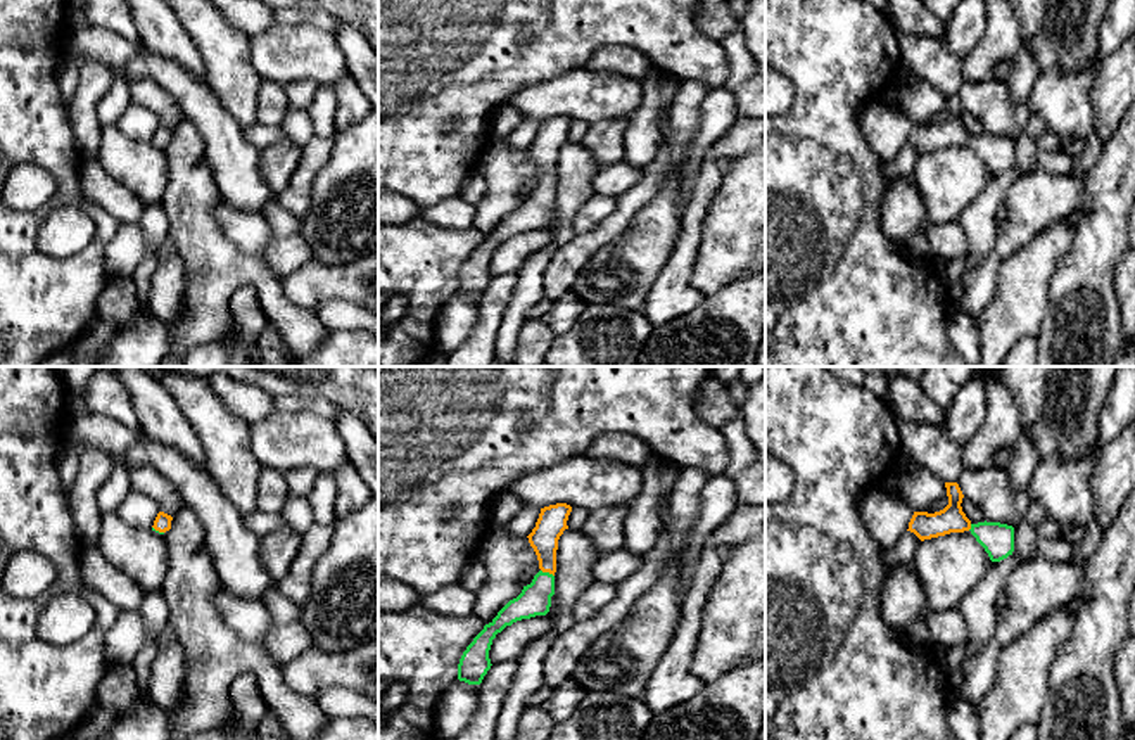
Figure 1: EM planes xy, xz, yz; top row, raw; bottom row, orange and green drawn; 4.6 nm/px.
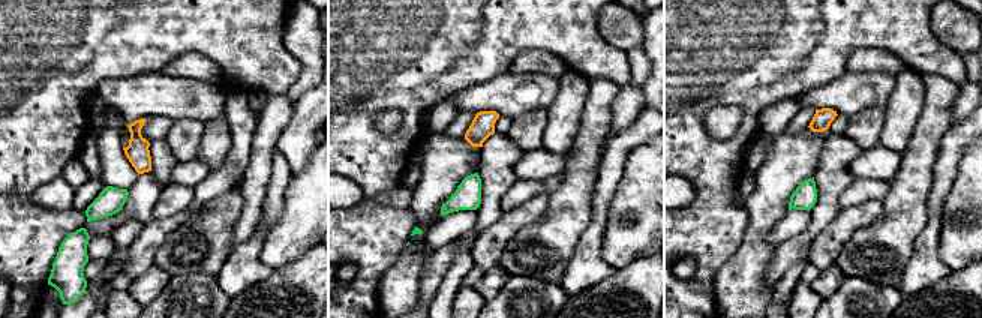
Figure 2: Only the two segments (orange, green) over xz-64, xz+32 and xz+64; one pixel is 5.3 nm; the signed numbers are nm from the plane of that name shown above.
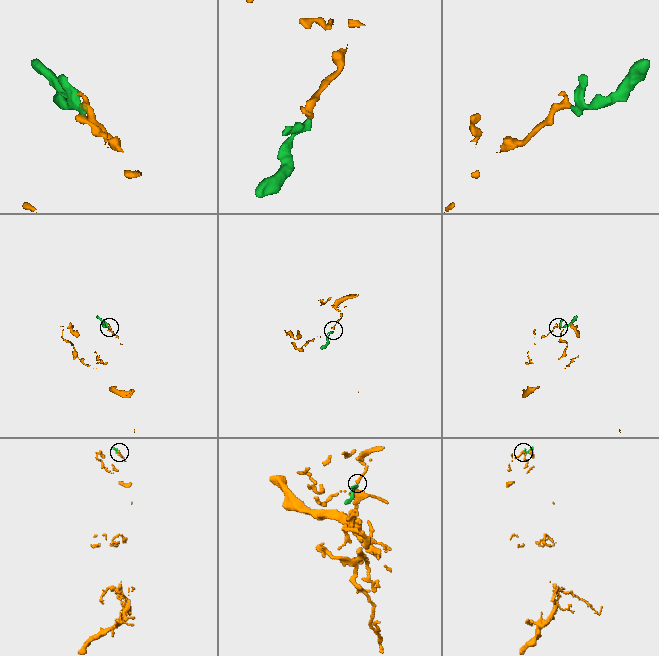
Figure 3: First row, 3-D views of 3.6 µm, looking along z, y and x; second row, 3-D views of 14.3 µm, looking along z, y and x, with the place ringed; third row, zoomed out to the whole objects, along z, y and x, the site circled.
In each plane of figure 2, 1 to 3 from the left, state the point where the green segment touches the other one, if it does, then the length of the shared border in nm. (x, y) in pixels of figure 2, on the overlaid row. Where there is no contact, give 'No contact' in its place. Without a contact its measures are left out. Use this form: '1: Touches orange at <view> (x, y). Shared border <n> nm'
1: No contact
2: No contact
3: No contact

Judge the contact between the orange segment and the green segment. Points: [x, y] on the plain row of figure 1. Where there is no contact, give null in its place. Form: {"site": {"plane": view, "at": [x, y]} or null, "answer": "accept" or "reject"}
{"site": {"plane": "xz", "at": [548, 184]}, "answer": "accept"}

